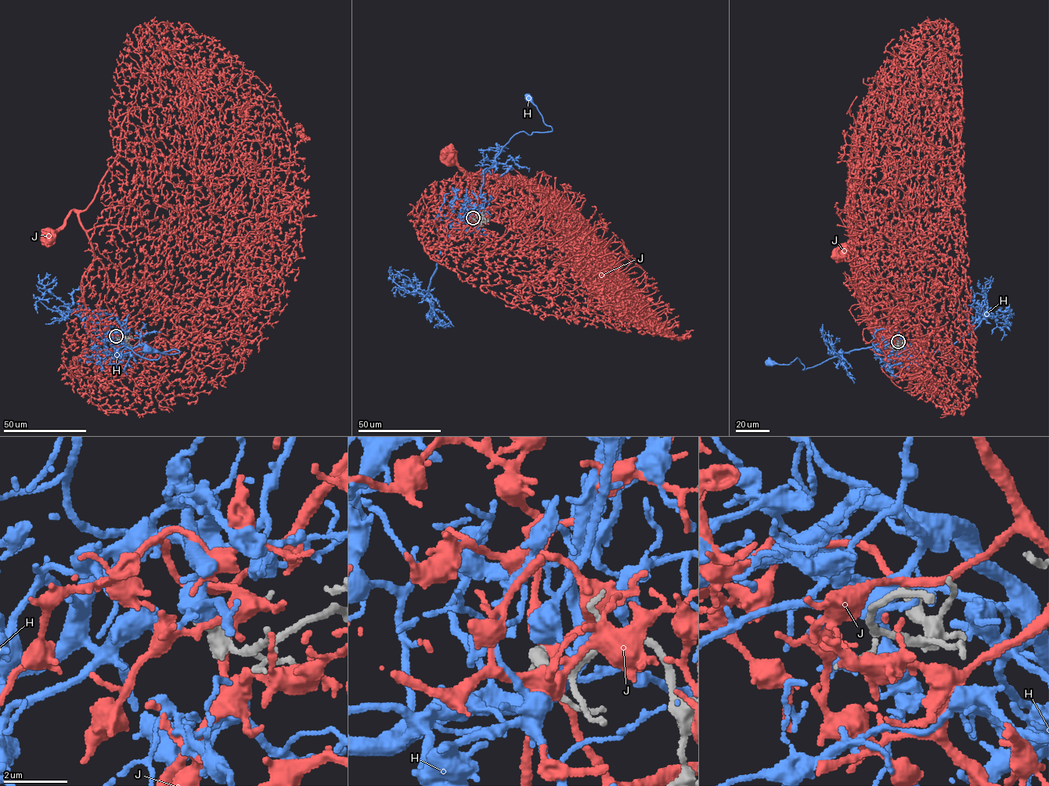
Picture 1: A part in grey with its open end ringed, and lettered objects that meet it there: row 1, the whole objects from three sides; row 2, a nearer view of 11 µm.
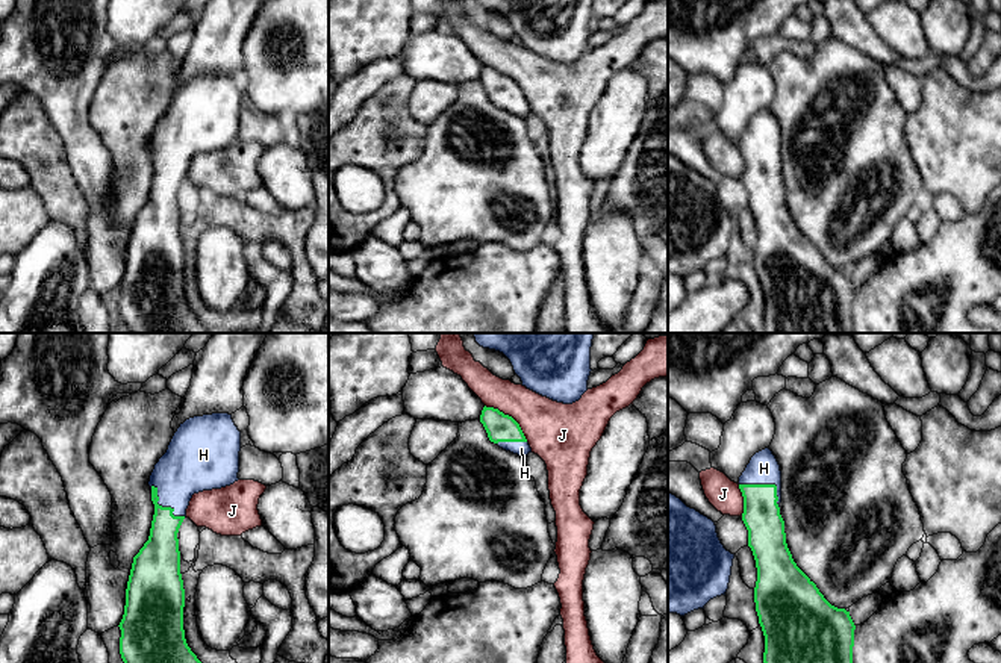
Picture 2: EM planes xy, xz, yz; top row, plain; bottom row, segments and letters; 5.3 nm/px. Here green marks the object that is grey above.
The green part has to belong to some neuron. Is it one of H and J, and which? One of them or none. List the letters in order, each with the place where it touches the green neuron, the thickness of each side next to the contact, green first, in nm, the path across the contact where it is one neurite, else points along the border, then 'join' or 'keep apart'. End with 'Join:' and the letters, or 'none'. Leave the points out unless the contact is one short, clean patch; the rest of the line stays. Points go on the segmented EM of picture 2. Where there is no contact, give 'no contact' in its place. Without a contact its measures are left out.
H: contact yz (768, 485); calibres 200 and 160 nm; join
J: contact xz (511, 417); calibres 150 and 300 nm; keep apart
Join: H

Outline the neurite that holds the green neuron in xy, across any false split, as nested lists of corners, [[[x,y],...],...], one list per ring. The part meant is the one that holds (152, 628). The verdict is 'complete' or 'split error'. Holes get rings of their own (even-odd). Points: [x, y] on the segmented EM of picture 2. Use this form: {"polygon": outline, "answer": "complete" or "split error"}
{"polygon": [[[212,413],[186,419],[174,433],[167,453],[154,465],[148,486],[154,515],[150,536],[133,557],[124,615],[120,622],[120,654],[124,663],[201,663],[185,639],[185,589],[180,574],[179,528],[194,493],[238,481],[241,431],[232,415]]], "answer": "split error"}

